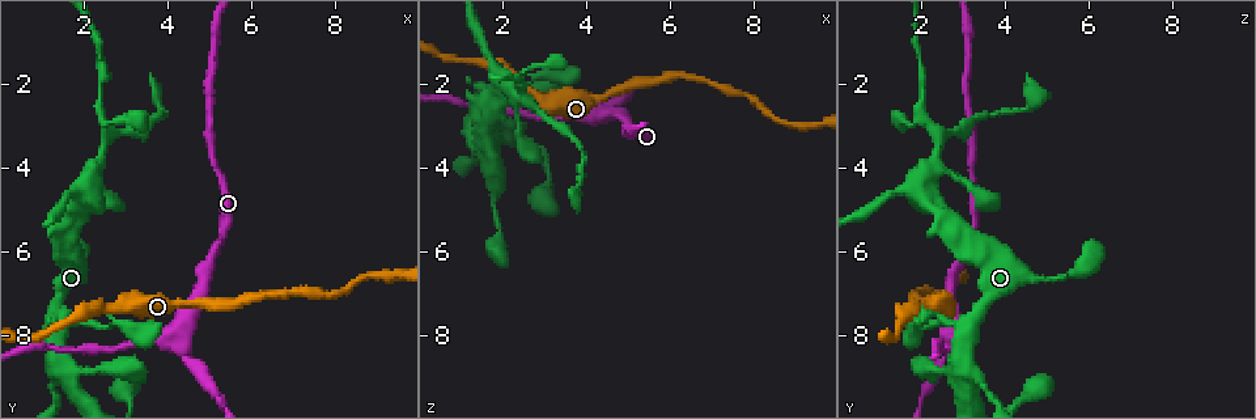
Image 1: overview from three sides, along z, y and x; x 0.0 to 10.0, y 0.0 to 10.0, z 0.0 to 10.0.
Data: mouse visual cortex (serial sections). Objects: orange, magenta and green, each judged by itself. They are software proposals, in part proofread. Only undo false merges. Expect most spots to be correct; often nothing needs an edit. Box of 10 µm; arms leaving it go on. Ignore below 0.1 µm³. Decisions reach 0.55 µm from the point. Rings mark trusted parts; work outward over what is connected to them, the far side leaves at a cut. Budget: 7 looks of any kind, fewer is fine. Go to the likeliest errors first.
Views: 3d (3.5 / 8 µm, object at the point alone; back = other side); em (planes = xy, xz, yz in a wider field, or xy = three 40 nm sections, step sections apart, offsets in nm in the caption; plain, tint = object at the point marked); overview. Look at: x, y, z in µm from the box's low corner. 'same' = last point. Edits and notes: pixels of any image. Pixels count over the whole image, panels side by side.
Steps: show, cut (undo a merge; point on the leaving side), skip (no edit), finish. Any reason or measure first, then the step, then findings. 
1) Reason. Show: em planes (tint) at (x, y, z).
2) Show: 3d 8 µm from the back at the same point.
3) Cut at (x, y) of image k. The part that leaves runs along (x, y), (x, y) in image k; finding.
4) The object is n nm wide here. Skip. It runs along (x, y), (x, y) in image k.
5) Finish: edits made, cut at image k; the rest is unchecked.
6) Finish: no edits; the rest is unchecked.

Three-way junction. Show: 3d 3.5 µm at (4.20, 7.80, 2.70).

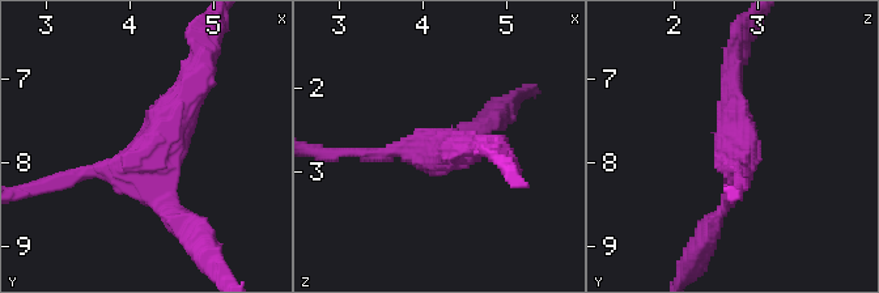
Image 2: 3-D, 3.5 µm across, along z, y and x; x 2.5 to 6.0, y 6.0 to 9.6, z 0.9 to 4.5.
Now the EM. Show: em xy step 3 (tint) at (4.30, 7.85, 2.70).

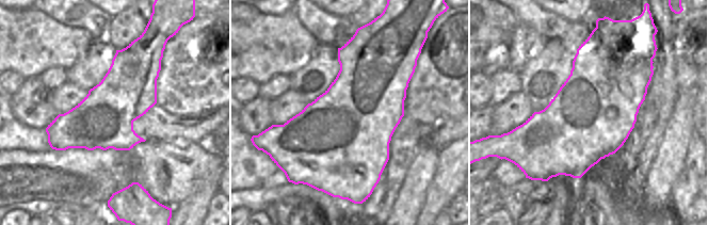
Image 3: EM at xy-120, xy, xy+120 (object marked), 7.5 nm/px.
Skip. Continuous, no second cell.

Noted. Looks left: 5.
A fork. Show: 3d 8 µm from the back at (2.55, 3.30, 2.45).

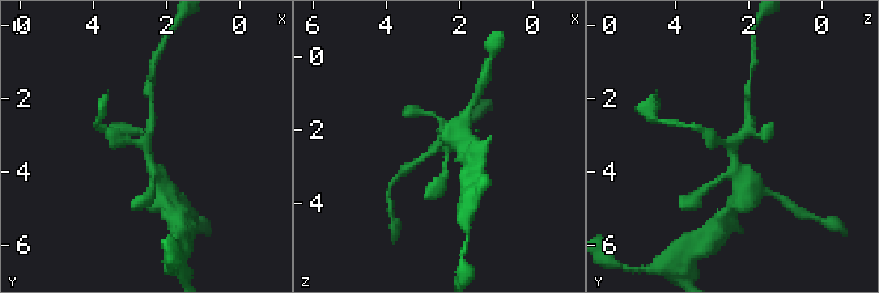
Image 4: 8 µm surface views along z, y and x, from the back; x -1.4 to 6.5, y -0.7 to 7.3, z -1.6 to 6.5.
3 arms meet here; the arms are 200, 250, 300 nm wide. Show: em xy step 1 (tint) at the same point.

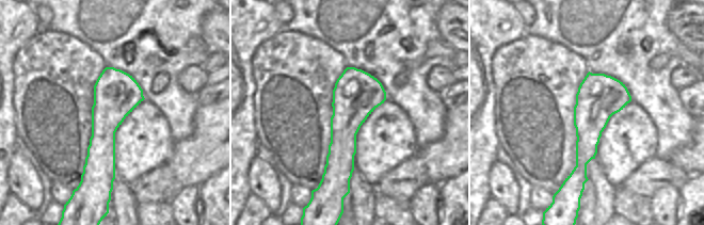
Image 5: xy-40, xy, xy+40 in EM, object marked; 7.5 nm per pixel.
Skip. It runs along (157, 179), (145, 145), (151, 113) in image 4; continuous, no second cell.

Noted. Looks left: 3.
Four-way junction. Show: 3d 3.5 µm from the back at (1.60, 8.90, 3.00).

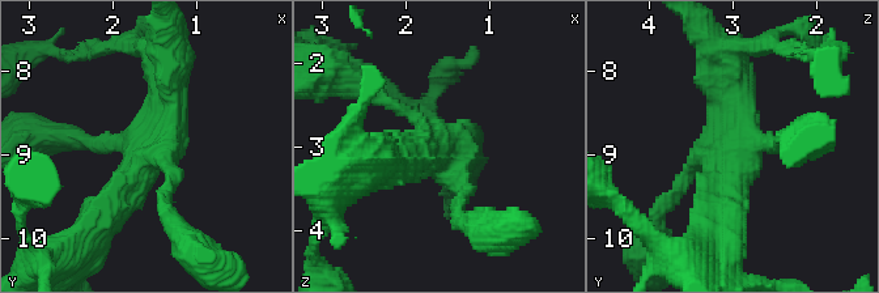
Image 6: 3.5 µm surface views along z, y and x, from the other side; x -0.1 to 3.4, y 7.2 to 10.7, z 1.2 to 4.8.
4 arms meet here; the arms are 150, 200, 400, 450 nm wide. Show: em xy step 3 (tint) at (1.60, 8.90, 2.95).

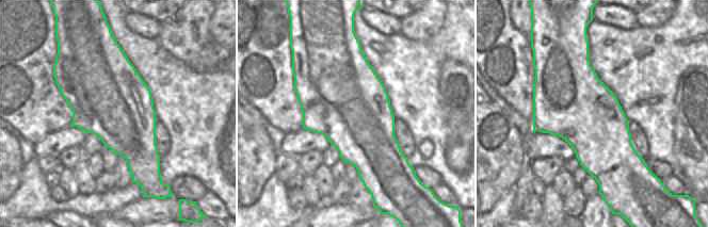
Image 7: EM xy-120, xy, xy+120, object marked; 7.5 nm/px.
Show: em xy step 2 (tint) at the same point.

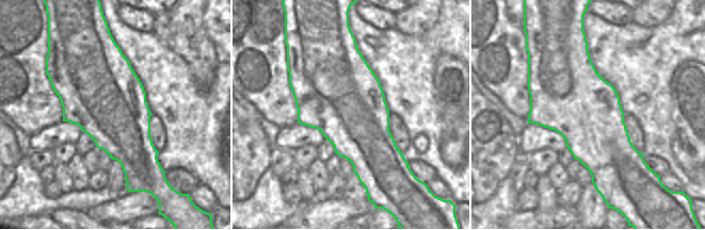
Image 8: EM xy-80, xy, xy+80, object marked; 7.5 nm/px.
The object is 650 nm wide here. Skip. It runs along (169, 62), (169, 114), (105, 215) in image 6; one cell here.

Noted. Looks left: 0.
Finish: no edits; the rest is unchecked.

